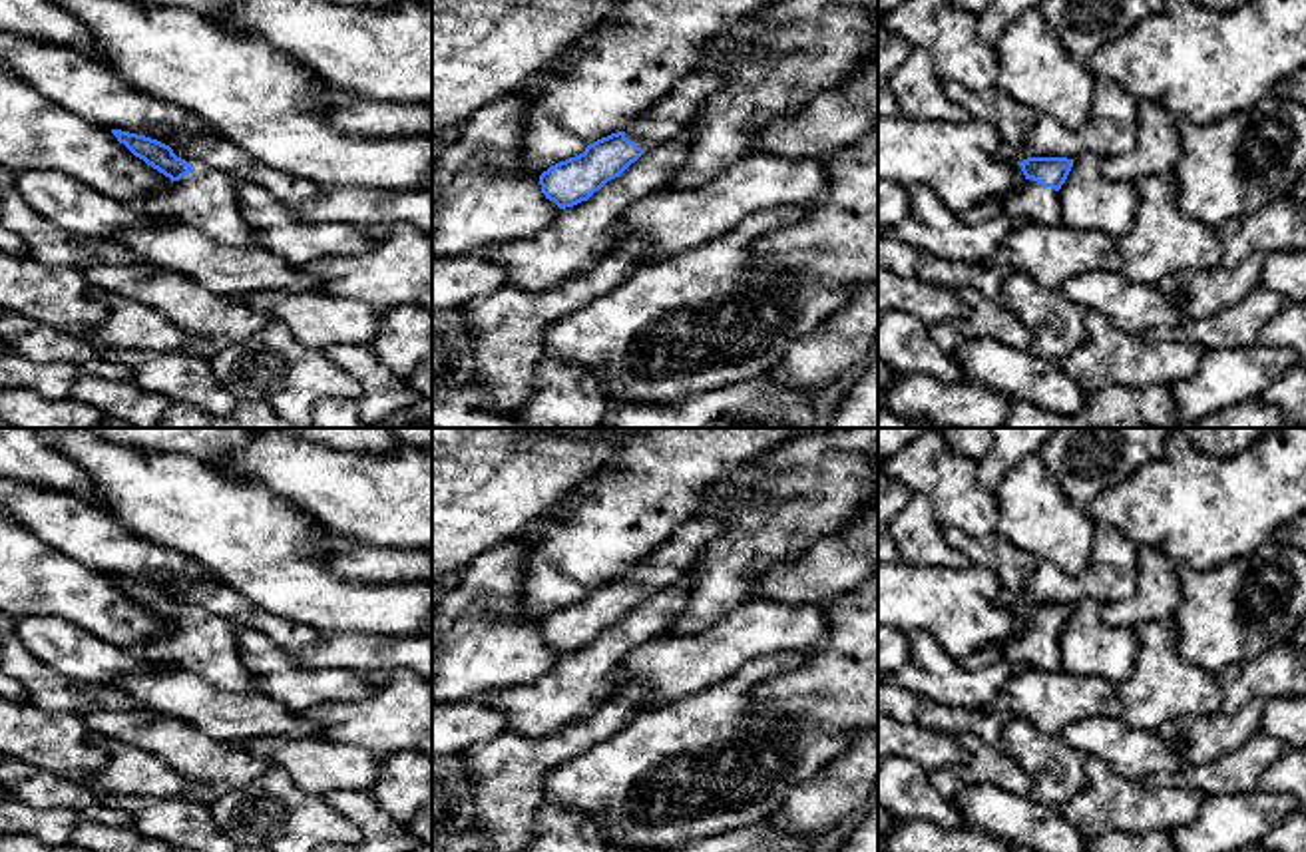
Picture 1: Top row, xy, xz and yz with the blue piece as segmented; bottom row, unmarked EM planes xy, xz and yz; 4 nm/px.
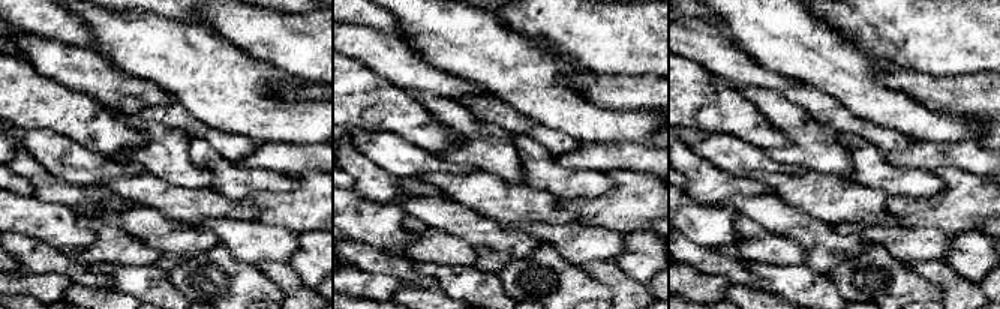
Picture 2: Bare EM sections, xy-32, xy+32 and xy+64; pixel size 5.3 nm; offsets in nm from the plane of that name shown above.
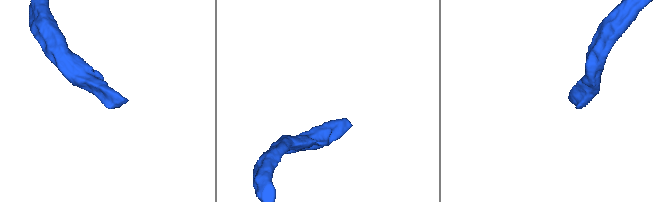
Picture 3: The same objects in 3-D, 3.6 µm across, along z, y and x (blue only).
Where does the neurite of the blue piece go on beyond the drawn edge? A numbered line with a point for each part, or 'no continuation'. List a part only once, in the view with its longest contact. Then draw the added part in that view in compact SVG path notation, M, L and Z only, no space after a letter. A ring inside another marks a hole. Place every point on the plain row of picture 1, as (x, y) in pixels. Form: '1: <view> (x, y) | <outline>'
1: yz (1034, 649) | M1025 625L1019 635L964 659L972 669L983 669L999 661L1011 663L1017 669L1057 671L1061 669L1059 637Z

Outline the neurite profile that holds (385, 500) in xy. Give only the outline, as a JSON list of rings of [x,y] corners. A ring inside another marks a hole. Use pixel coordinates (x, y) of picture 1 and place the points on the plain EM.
[[[257,430],[247,446],[215,468],[247,482],[265,484],[321,528],[354,543],[432,551],[432,450],[404,446],[398,454],[350,454],[277,430]]]

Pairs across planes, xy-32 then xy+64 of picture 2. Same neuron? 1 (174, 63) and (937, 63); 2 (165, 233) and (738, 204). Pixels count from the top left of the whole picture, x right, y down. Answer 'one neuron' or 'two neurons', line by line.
1: two neurons
2: one neuron

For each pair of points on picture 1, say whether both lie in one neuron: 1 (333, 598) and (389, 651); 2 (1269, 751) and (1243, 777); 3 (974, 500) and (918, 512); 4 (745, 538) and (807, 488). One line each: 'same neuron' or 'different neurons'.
1: different neurons
2: same neuron
3: different neurons
4: same neuron

